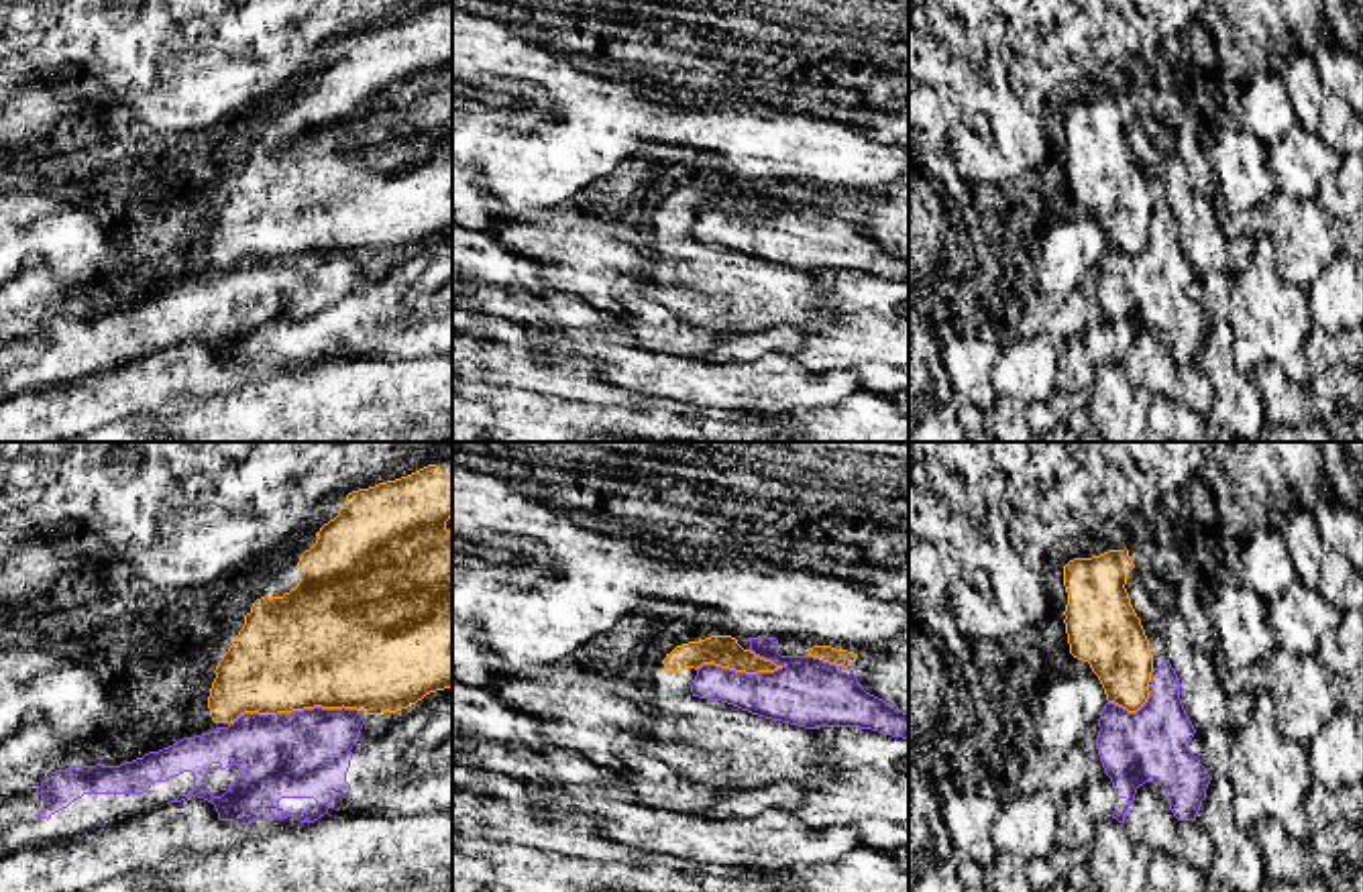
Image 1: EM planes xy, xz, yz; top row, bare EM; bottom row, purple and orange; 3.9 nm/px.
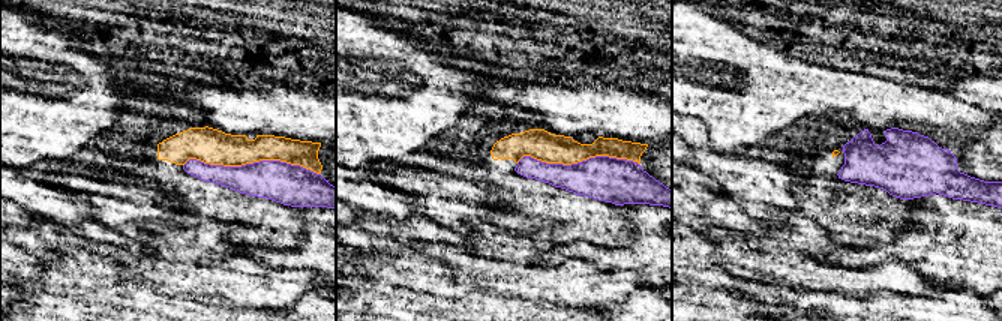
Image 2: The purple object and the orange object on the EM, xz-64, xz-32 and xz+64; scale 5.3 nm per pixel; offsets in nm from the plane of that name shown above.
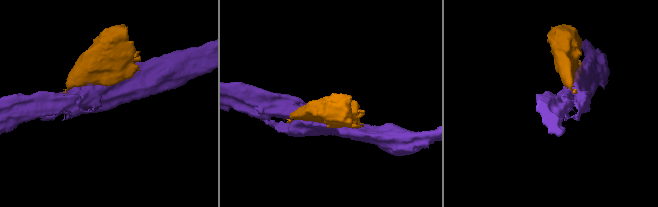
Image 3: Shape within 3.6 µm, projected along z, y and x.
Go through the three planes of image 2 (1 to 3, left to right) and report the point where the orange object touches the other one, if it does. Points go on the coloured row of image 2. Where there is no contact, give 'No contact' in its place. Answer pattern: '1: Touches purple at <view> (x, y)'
1: Touches purple at xz-64 (252, 164)
2: Touches purple at xz-32 (578, 162)
3: No contact

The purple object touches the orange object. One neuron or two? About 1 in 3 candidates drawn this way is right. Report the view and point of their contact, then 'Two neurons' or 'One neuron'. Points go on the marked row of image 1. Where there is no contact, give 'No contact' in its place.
Touches purple at xz (740, 673). Two neurons

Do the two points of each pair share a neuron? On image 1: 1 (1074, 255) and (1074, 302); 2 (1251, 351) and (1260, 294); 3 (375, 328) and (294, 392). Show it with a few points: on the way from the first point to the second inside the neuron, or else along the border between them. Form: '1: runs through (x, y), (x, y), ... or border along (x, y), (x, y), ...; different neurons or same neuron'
1: border along (1074, 290), (1058, 302), (1050, 302), (1040, 294); different neurons
2: runs through (1260, 337), (1260, 308); same neuron
3: border along (343, 353), (377, 355), (390, 361); different neurons

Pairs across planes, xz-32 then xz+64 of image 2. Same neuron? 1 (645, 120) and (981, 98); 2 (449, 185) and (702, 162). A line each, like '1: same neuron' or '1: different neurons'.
1: different neurons
2: same neuron

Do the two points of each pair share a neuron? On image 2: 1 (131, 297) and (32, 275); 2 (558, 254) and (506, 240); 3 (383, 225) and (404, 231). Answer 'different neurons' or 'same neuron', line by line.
1: different neurons
2: different neurons
3: same neuron

